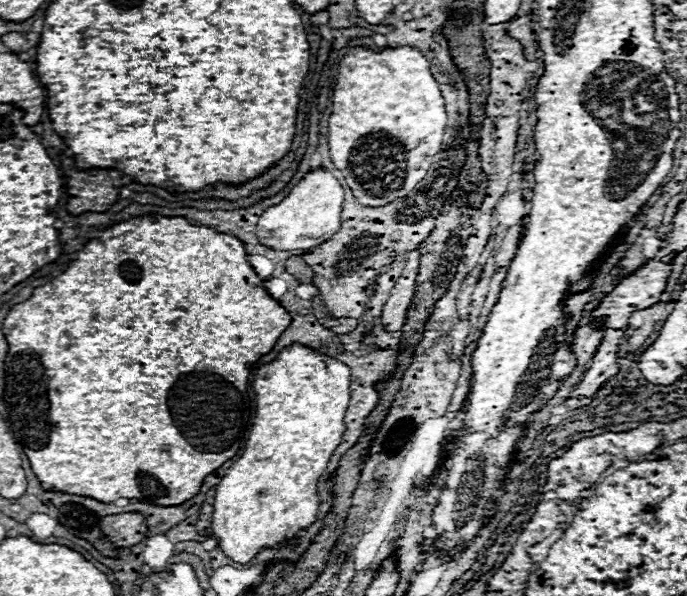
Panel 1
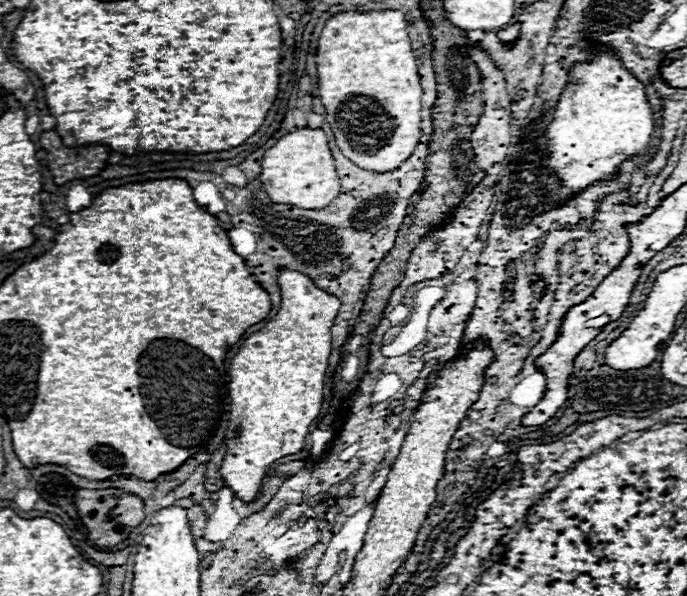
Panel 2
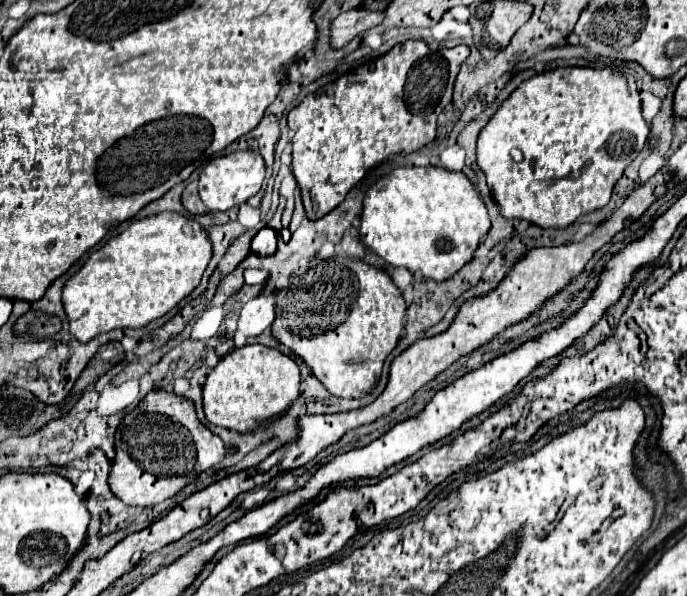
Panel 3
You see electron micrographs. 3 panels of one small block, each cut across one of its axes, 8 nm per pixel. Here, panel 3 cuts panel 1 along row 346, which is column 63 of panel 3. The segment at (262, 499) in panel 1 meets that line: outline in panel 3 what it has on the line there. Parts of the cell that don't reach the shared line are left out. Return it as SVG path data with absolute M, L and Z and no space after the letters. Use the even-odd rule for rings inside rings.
M160 212L142 220L134 220L126 230L112 236L100 250L92 252L82 268L66 280L62 290L64 312L70 322L70 334L82 344L94 336L116 328L142 328L148 322L170 312L184 296L188 296L202 278L212 258L212 244L204 228L178 212Z

